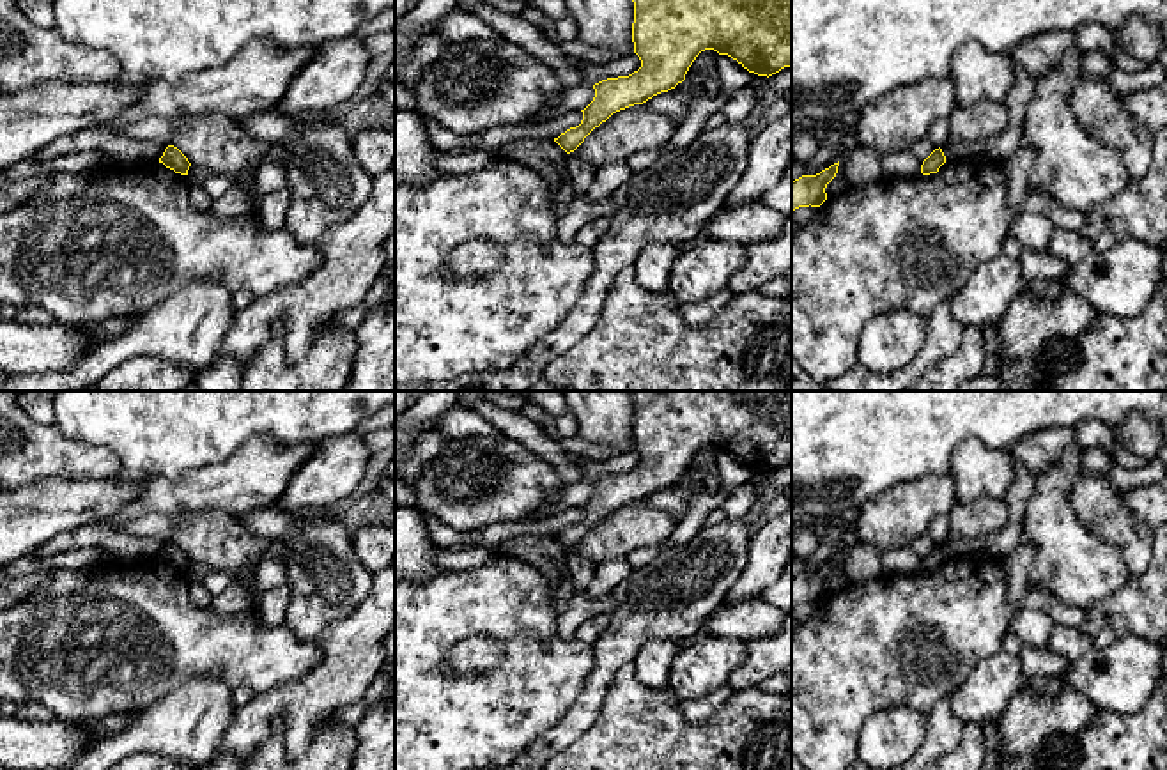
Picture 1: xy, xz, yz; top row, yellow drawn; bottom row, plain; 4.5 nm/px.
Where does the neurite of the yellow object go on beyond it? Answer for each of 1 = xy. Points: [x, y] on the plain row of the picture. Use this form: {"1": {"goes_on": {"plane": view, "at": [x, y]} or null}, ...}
{"1": {"goes_on": null}}

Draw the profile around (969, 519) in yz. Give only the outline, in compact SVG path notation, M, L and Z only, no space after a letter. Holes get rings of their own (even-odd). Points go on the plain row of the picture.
M978 497L958 501L947 513L951 538L978 538L1006 527L1009 506L1004 497Z

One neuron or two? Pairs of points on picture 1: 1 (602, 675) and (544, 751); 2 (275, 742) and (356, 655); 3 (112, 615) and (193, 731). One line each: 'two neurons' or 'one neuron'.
1: one neuron
2: two neurons
3: two neurons

